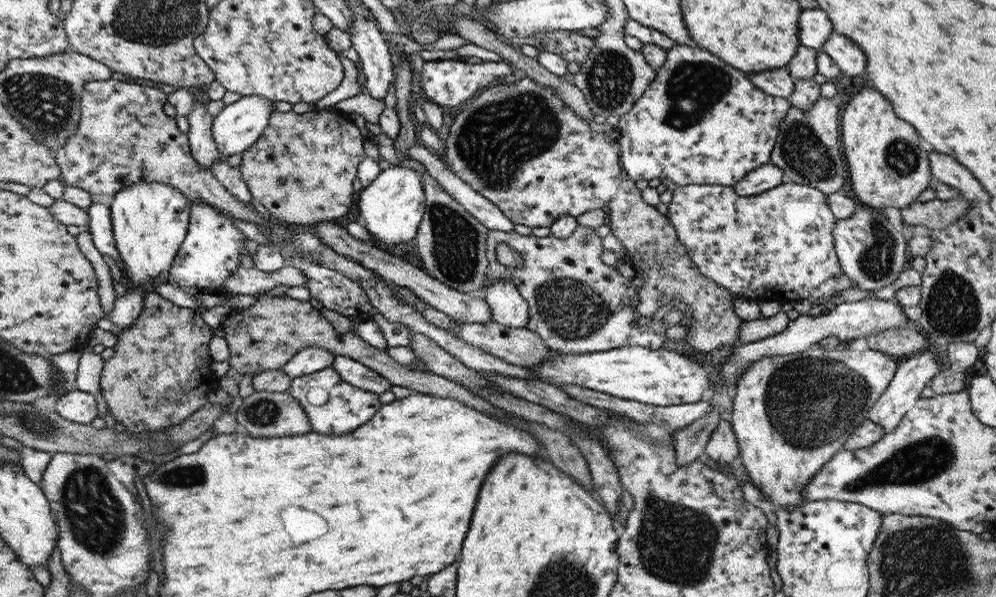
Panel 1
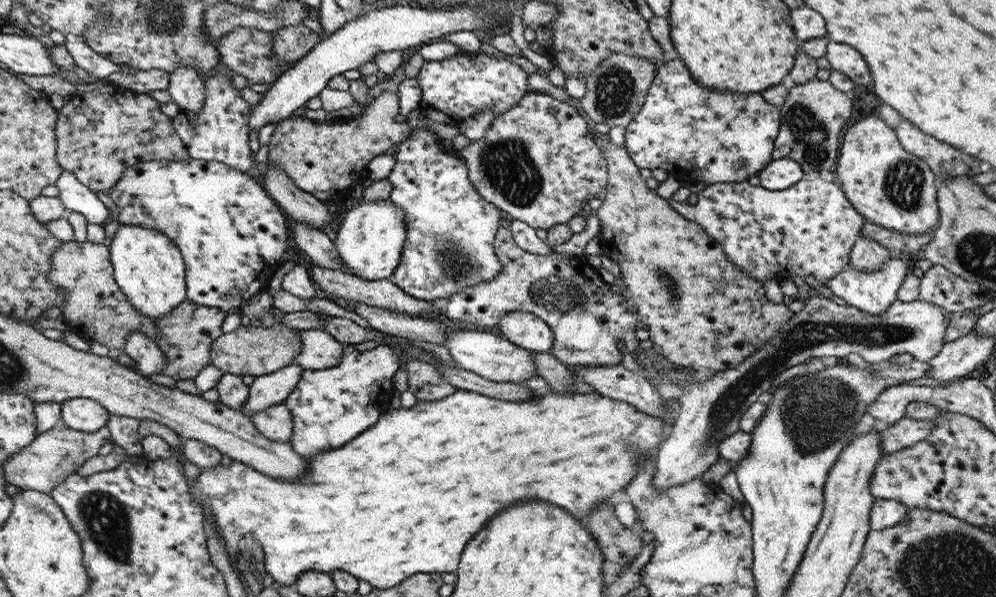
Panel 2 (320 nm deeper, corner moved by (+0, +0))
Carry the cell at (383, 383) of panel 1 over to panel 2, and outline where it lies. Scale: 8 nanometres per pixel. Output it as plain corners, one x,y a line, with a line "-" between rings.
322,329
301,330
299,339
301,349
293,364
303,370
322,370
340,364
344,343
338,342
331,334

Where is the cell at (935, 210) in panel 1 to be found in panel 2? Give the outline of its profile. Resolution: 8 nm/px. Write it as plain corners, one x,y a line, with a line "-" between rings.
865,222
859,232
859,236
872,238
893,253
899,254
918,252
933,239
933,234
934,231
928,234
906,234
870,222

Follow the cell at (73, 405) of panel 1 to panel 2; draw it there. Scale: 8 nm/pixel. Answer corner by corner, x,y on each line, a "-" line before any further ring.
71,398
61,403
61,422
68,428
93,433
106,426
108,420
106,407
90,398

